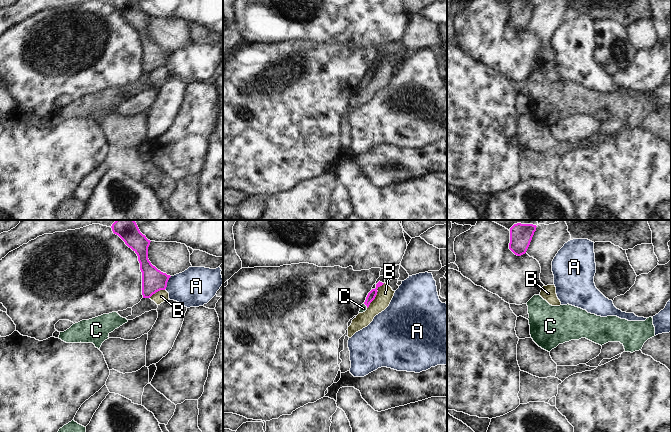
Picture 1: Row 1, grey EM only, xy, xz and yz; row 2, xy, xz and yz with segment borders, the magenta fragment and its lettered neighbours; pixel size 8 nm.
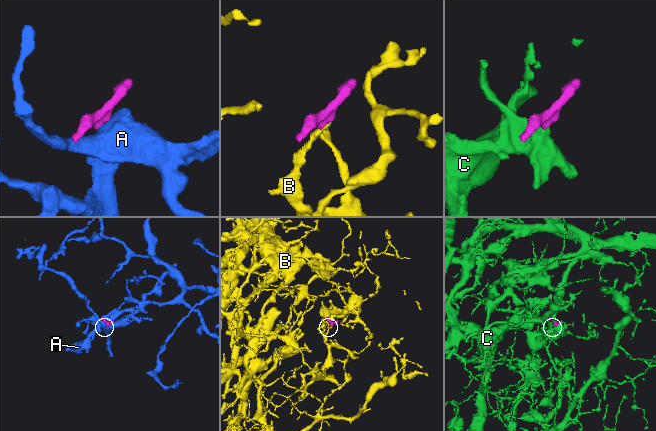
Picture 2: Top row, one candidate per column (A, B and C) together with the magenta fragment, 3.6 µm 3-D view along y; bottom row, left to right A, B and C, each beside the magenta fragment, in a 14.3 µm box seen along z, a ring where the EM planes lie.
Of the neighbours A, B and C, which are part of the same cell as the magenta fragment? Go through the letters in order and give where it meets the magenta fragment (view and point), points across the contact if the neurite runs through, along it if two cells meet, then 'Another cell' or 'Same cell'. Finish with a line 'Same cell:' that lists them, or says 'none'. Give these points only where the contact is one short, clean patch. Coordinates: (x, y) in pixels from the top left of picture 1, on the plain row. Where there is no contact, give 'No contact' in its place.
A: Touches magenta at xy (166, 59). Another cell
B: Touches magenta at xz (376, 70). Boundary: xz (384, 59), (377, 65), (375, 74), (367, 84). Another cell
C: Touches magenta at xz (365, 80). Path across: xz (372, 70), (365, 80), (363, 84). Same cell
Same cell: C.

